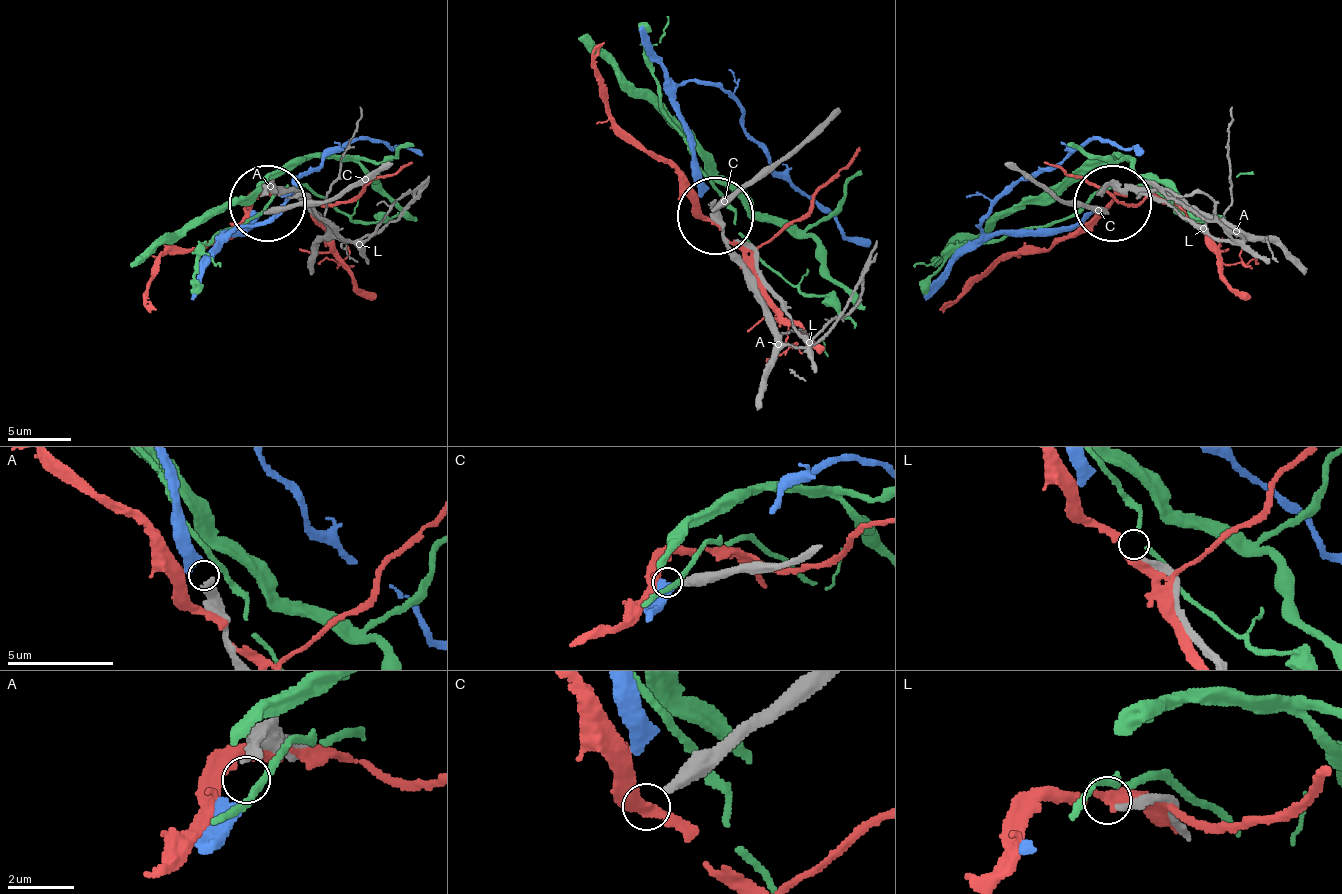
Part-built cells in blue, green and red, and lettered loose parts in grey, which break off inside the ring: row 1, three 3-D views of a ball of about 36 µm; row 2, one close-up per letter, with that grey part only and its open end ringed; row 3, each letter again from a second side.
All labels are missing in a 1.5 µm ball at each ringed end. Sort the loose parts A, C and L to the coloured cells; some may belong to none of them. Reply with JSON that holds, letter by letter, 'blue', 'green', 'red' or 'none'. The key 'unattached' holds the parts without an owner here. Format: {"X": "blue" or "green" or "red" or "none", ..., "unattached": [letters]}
{"A": "blue", "C": "none", "L": "none", "unattached": ["C", "L"]}

